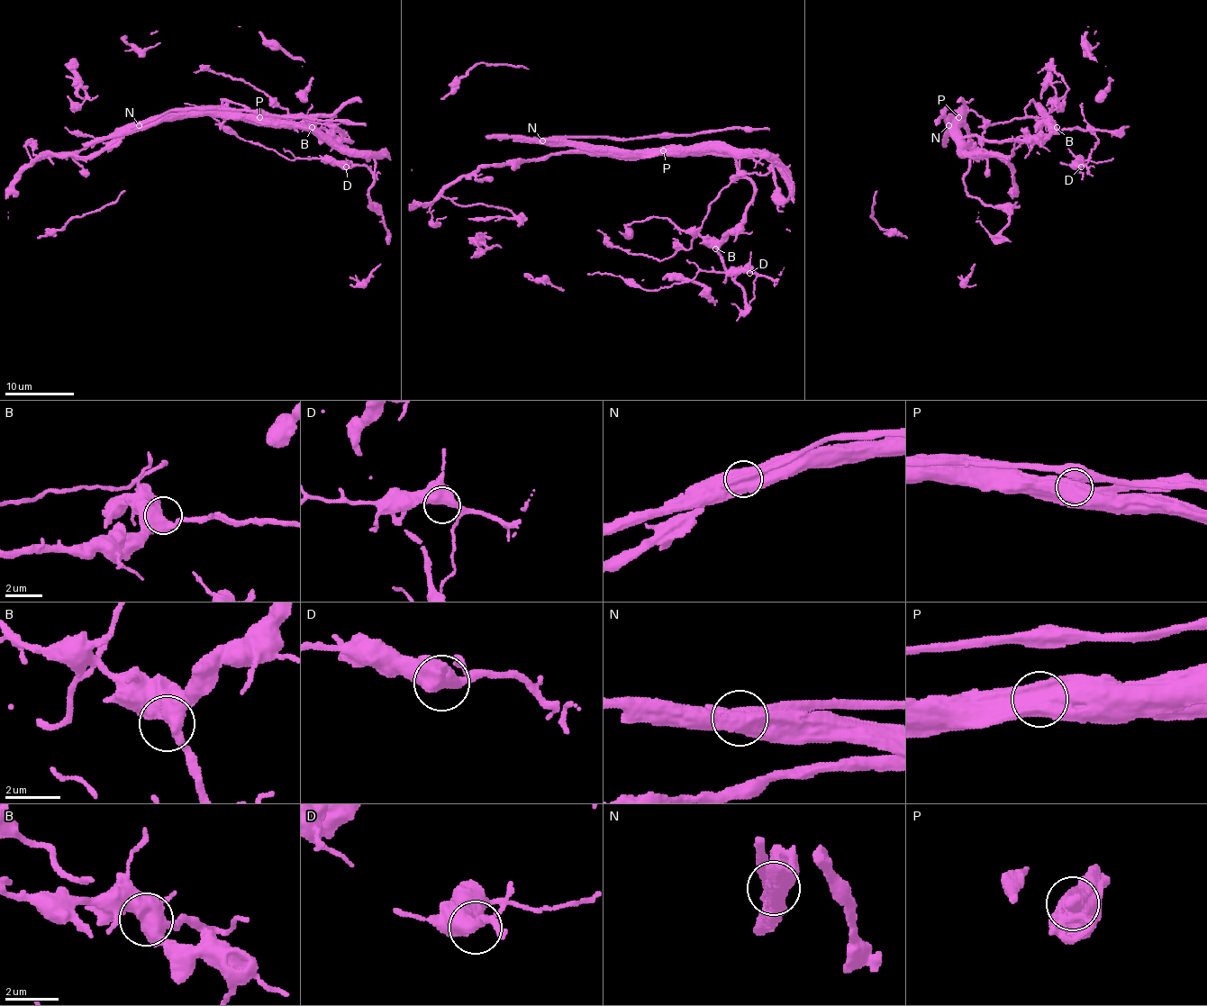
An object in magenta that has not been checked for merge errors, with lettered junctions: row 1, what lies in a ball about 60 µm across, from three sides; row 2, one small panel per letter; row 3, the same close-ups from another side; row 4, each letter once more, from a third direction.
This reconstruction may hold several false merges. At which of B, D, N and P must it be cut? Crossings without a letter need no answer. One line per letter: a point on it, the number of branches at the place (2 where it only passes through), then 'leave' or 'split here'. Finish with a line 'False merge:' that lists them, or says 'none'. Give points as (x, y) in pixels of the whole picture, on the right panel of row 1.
B: at (1057, 127); 3 branches meet; leave
D: at (1081, 167); 2 branches meet; leave
N: at (948, 125); 2 branches meet; split here
P: at (958, 117); 1 branches meet; split here
False merge: N, P

